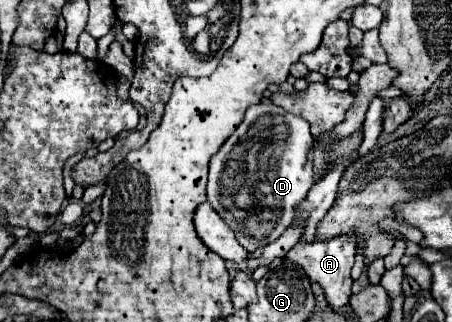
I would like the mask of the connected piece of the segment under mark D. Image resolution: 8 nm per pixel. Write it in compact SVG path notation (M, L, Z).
M261 102L247 110L245 120L213 156L207 200L247 252L277 240L293 222L295 208L313 186L313 141L307 120Z

